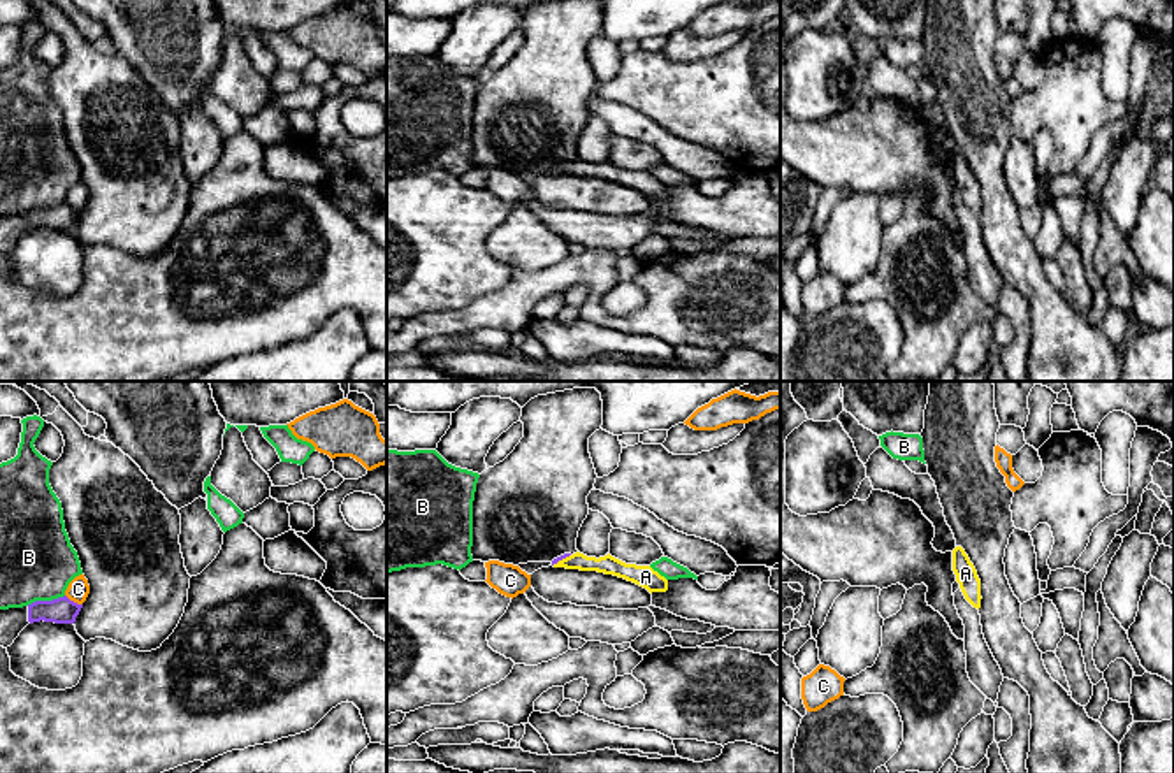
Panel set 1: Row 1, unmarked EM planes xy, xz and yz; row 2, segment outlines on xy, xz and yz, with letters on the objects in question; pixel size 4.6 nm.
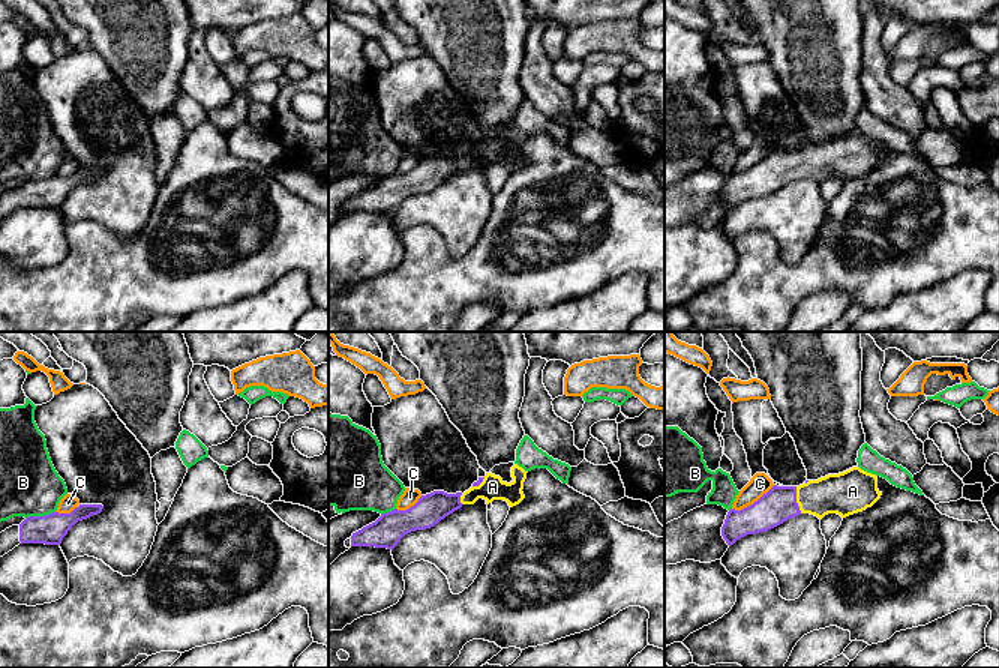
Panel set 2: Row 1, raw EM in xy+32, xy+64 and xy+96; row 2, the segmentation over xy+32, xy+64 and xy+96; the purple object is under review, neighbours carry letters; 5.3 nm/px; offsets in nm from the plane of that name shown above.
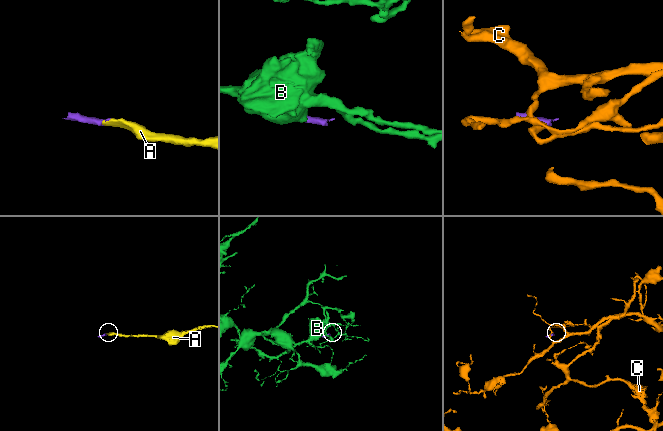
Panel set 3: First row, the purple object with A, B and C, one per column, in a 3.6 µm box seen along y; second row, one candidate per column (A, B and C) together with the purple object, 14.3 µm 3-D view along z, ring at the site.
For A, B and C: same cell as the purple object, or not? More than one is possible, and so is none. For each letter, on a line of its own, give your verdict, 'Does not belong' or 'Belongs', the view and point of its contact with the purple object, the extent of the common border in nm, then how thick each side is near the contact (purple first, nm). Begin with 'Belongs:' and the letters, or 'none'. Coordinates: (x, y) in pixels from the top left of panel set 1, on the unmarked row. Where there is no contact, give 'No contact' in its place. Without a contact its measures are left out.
Belongs: A
A: Belongs. Touches purple at xz (561, 166). Shared border 100 nm. Thickness 20 nm (purple) against 90 nm
B: Does not belong. Touches purple at xy (44, 208). Shared border 180 nm. Thickness 120 nm (purple) against 340 nm
C: Does not belong. Touches purple at xy (72, 208). Shared border 90 nm. Thickness 120 nm (purple) against 100 nm

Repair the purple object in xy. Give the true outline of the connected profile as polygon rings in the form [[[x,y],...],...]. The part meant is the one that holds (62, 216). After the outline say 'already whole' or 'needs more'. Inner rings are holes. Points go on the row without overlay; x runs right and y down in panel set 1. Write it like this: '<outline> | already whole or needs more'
[[[67,202],[53,207],[35,207],[23,214],[0,216],[0,253],[7,255],[19,239],[33,228],[74,230],[83,211]]] | needs more

